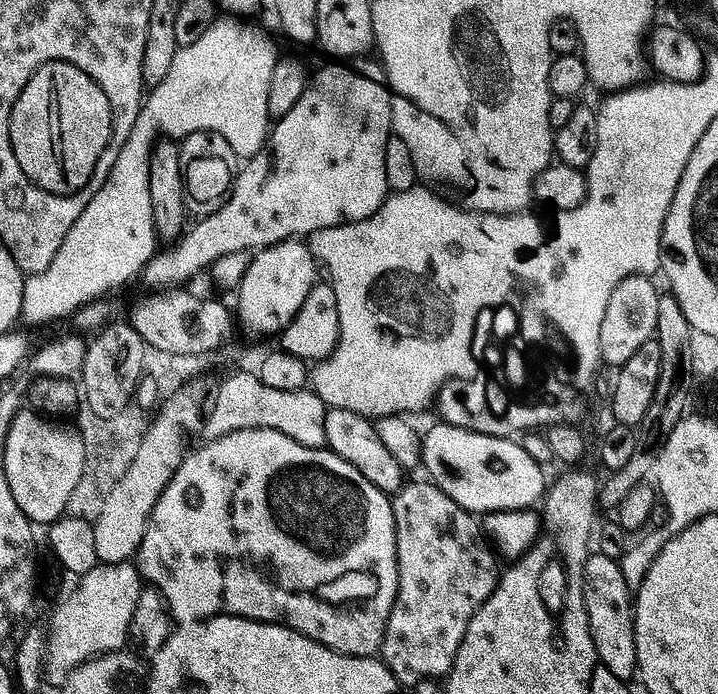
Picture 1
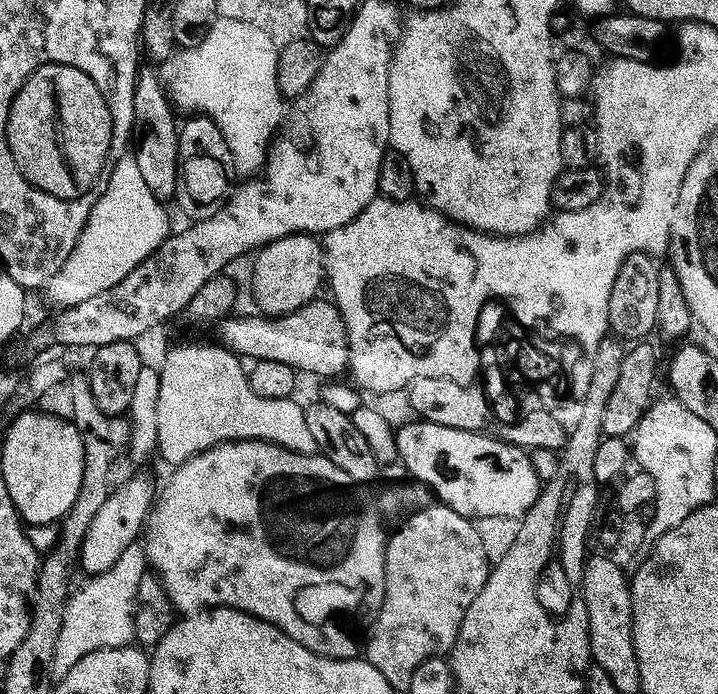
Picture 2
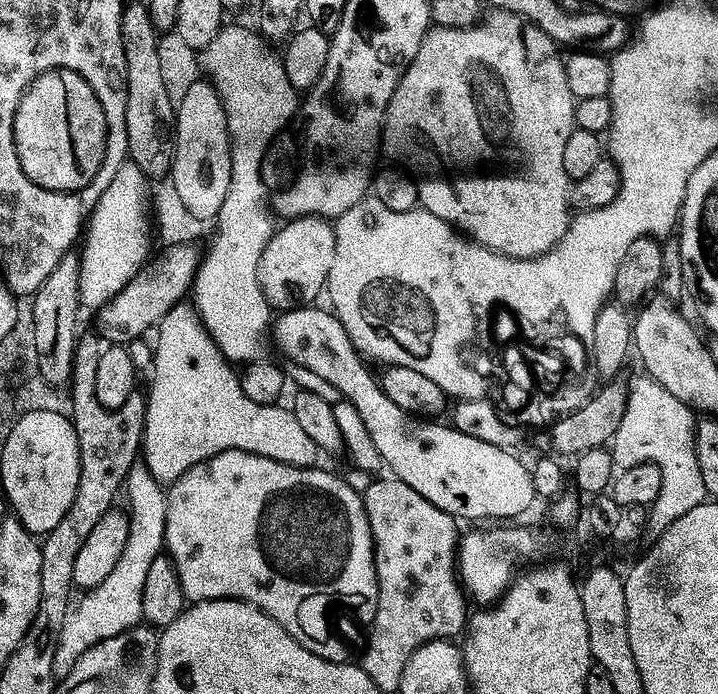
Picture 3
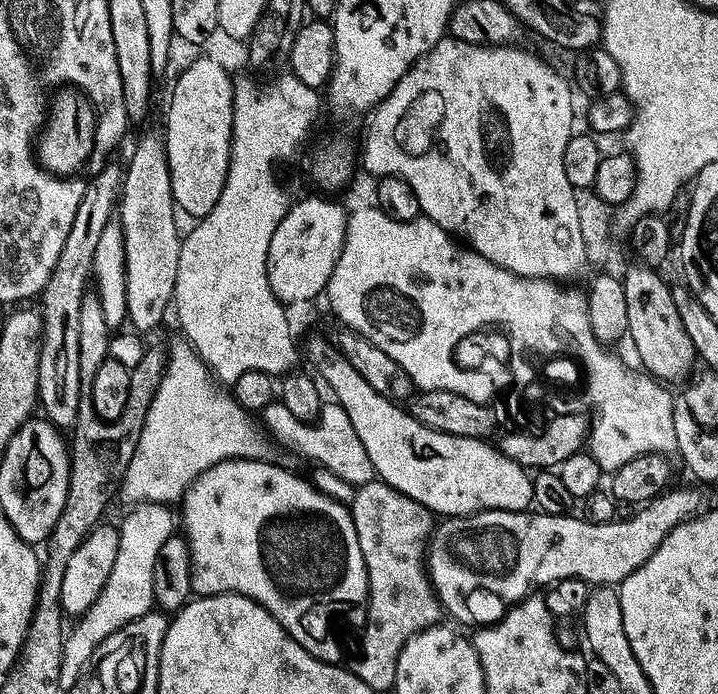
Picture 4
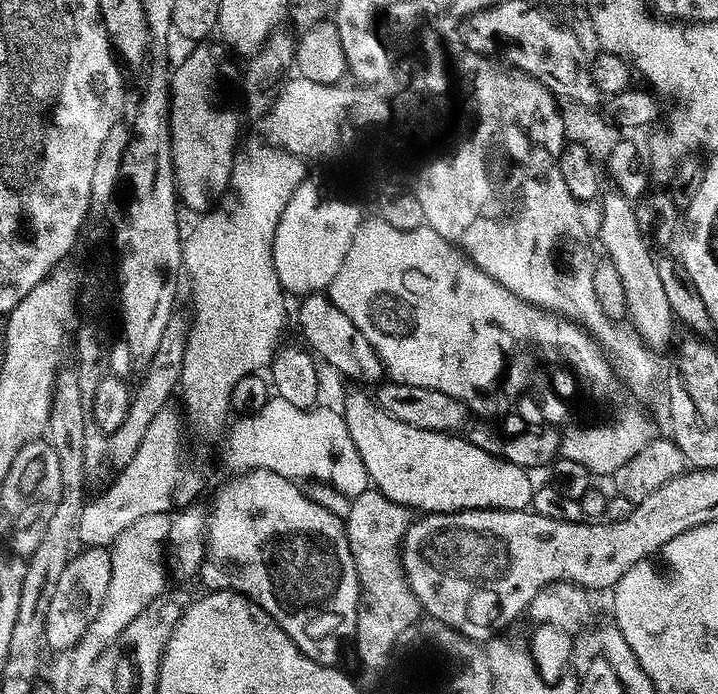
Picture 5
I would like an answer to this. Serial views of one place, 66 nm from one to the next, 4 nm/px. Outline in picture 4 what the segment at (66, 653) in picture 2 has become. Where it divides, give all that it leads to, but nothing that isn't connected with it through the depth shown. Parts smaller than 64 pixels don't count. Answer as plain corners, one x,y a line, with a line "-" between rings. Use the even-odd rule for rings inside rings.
138,504
131,509
132,513
124,520
124,525
119,525
120,545
118,546
118,560
114,562
114,574
110,574
110,582
106,582
106,590
94,602
94,606
85,616
79,617
76,629
71,629
66,640
66,652
69,657
77,660
80,666
86,665
91,656
96,653
96,648
106,642
112,634
120,628
141,619
148,612
153,611
156,599
154,598
154,566
158,566
158,554
162,546
170,537
177,535
178,520
172,517
173,509
166,504

